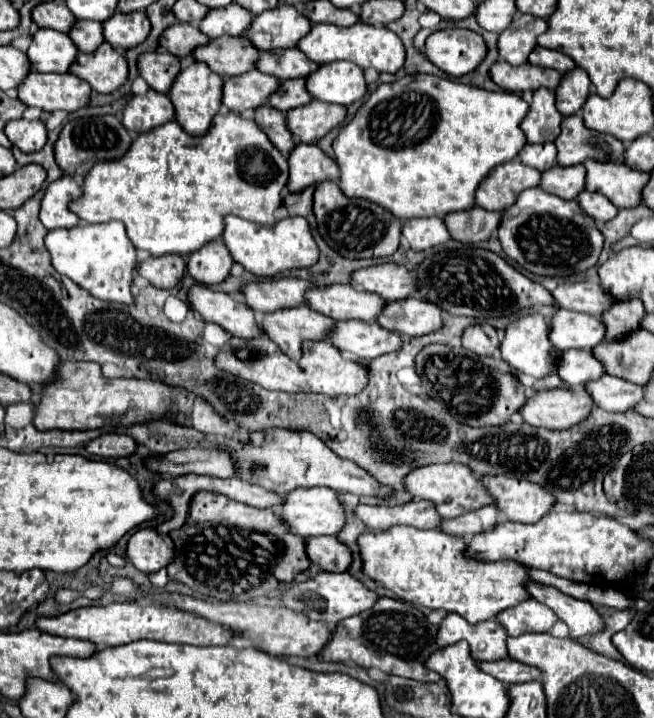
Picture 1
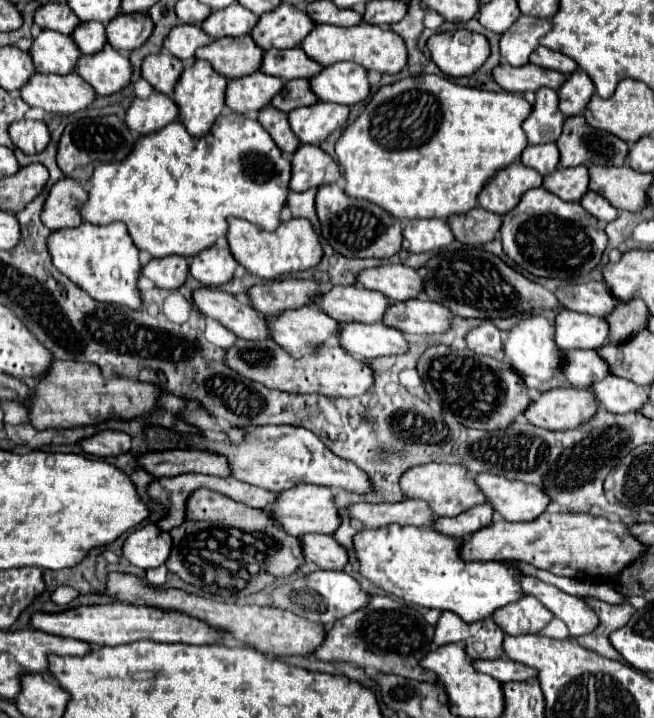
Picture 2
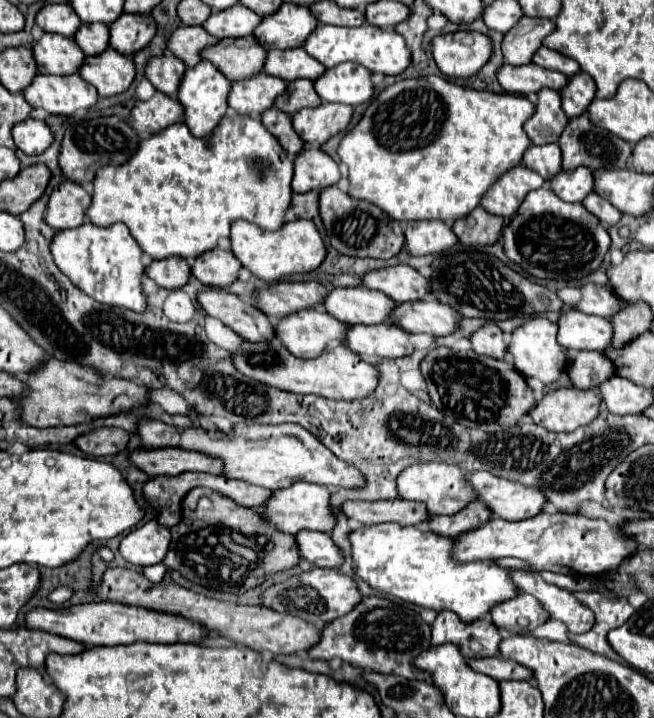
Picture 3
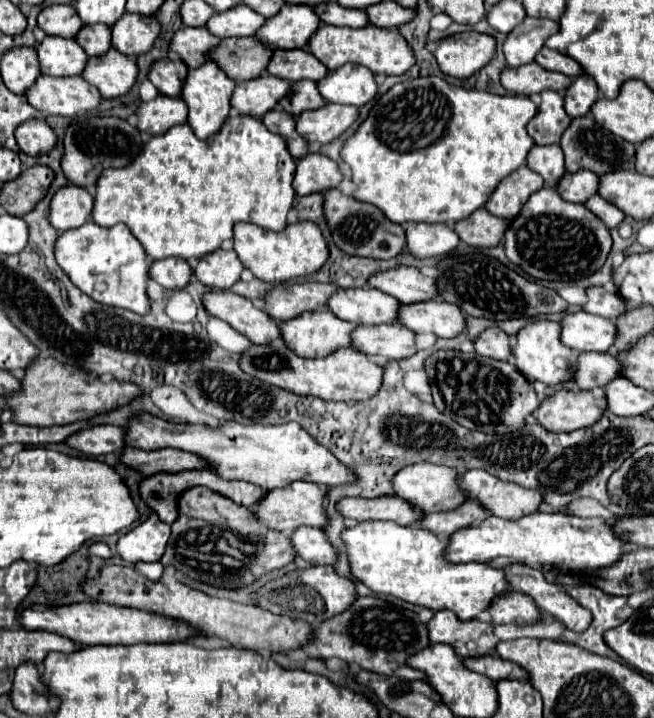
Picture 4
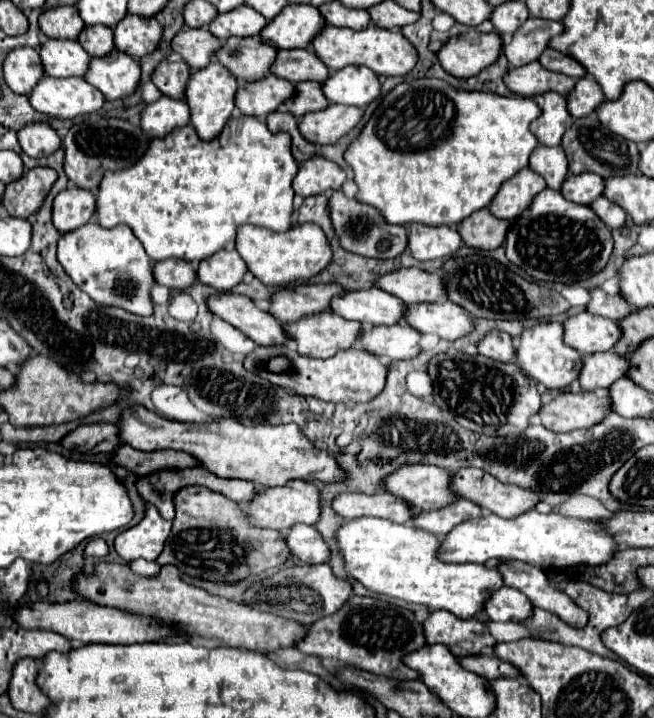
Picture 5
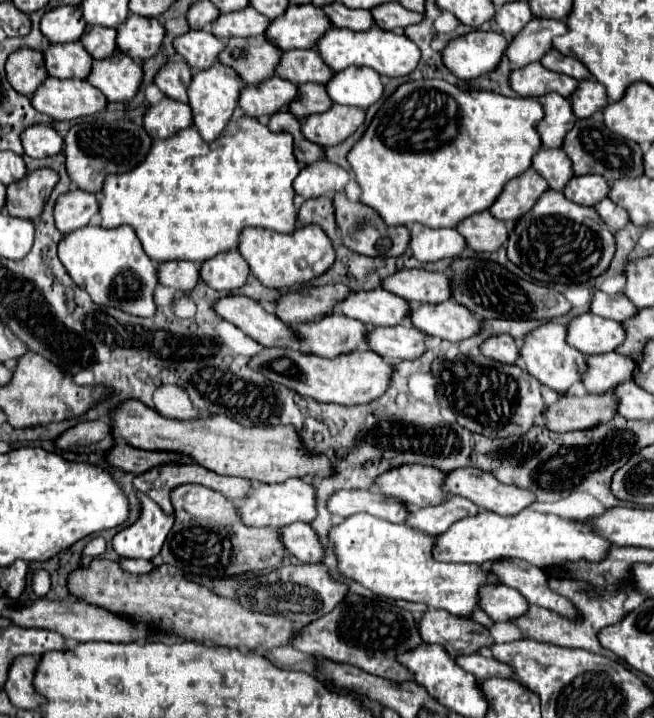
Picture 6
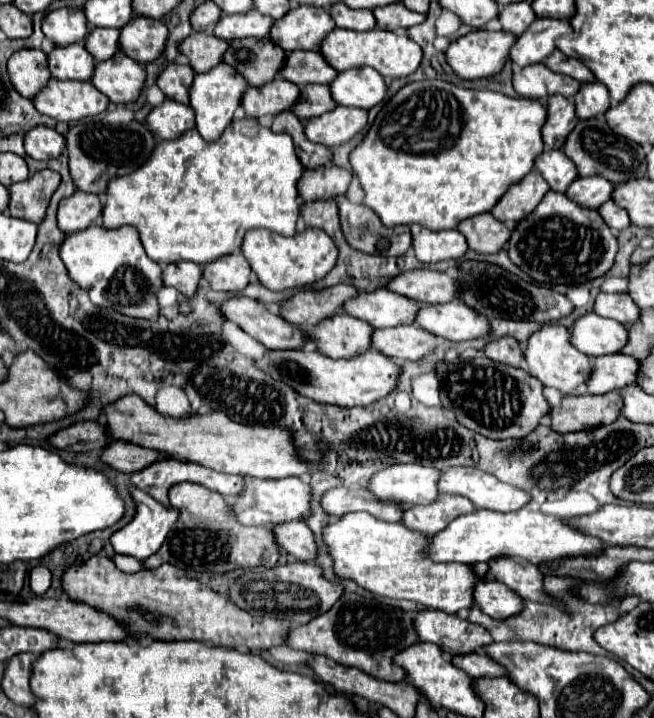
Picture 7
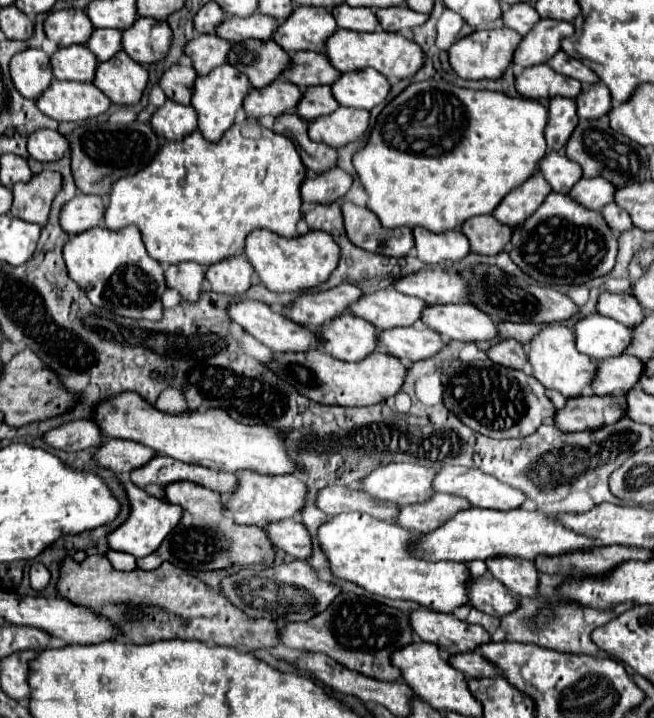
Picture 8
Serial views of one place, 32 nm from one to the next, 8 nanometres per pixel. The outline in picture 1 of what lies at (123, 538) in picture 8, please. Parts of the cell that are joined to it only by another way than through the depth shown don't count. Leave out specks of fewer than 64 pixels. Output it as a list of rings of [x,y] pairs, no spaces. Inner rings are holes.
[[[156,528],[134,532],[126,544],[126,558],[142,572],[156,572],[170,564],[174,544],[168,534],[158,534]]]

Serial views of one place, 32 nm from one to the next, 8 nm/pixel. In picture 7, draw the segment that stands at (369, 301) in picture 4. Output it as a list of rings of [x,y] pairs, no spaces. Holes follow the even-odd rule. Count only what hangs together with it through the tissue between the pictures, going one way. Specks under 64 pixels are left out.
[[[380,288],[370,294],[358,294],[344,306],[344,312],[370,322],[374,328],[392,328],[400,324],[414,324],[420,310],[420,302],[406,298],[388,288]]]

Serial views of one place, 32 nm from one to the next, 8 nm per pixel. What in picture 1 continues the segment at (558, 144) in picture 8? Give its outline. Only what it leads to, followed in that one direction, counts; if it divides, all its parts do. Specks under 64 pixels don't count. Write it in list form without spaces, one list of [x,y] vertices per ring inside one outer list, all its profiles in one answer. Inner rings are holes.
[[[538,88],[534,92],[530,112],[522,120],[522,130],[530,144],[554,142],[560,134],[562,120],[564,116],[556,108],[556,94],[548,88]]]

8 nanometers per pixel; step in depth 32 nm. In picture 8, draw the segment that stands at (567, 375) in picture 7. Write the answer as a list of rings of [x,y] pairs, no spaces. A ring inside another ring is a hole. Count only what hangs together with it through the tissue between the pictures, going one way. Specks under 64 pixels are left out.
[[[550,324],[546,326],[532,342],[530,342],[530,352],[528,352],[528,362],[534,370],[534,378],[542,382],[544,388],[558,390],[566,398],[578,398],[582,396],[584,388],[592,384],[596,378],[598,366],[582,352],[576,350],[574,342],[574,332],[562,324]]]

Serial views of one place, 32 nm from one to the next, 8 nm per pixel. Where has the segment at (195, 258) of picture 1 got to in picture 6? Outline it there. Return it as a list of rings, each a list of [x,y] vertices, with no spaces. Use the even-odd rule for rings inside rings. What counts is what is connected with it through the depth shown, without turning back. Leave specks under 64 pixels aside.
[[[226,252],[218,254],[218,258],[212,258],[210,262],[204,262],[200,266],[200,278],[214,290],[236,290],[246,284],[246,278],[250,274],[248,262],[242,258],[240,252]]]

